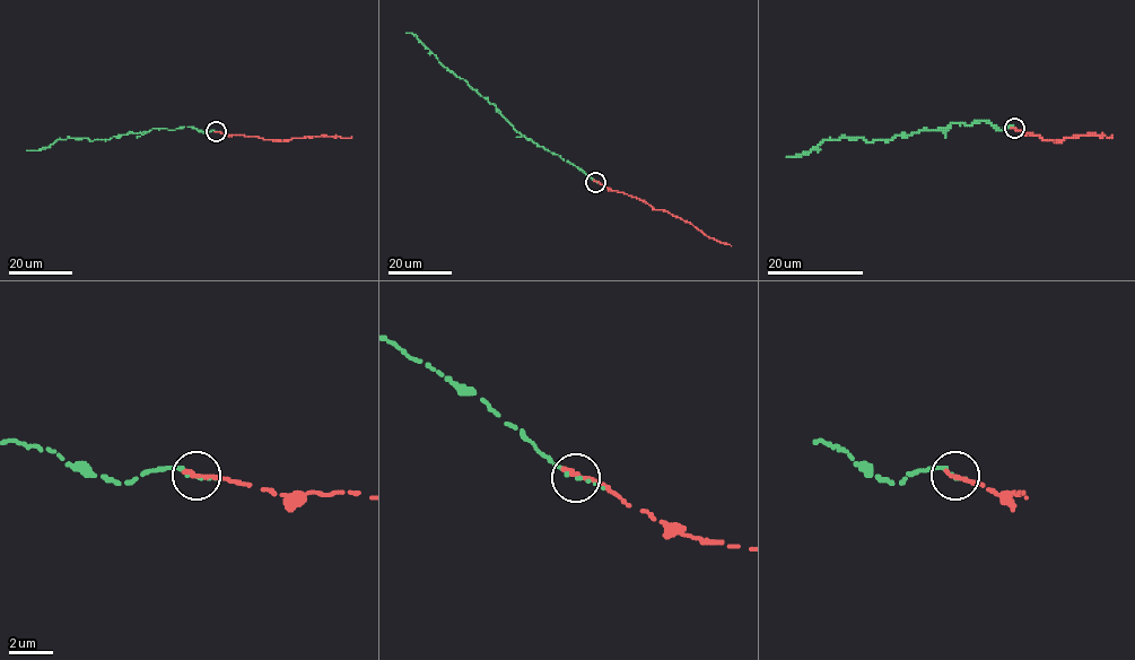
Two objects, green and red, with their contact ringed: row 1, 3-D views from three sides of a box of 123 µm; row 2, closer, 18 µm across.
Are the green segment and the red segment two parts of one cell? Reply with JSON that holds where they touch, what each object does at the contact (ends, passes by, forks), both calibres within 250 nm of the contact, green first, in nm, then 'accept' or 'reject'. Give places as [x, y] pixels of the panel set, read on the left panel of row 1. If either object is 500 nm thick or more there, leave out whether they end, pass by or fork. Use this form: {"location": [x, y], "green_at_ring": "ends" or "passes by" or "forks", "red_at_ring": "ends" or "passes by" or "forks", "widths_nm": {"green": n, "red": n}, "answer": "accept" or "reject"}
{"location": [216, 131], "green_at_ring": "ends", "red_at_ring": "ends", "widths_nm": {"green": 180, "red": 280}, "answer": "accept"}

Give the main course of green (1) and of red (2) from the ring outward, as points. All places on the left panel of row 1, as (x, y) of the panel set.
1: (216, 132), (203, 132), (190, 127), (172, 130), (155, 128), (108, 140), (68, 137), (38, 150), (27, 150)
2: (216, 132), (288, 140), (351, 136)

